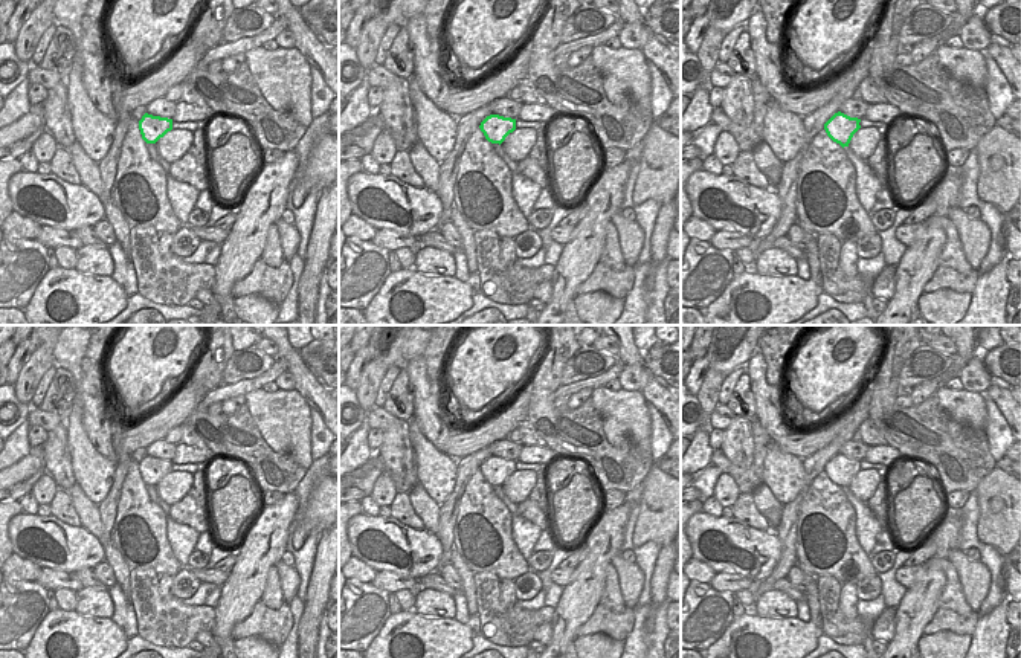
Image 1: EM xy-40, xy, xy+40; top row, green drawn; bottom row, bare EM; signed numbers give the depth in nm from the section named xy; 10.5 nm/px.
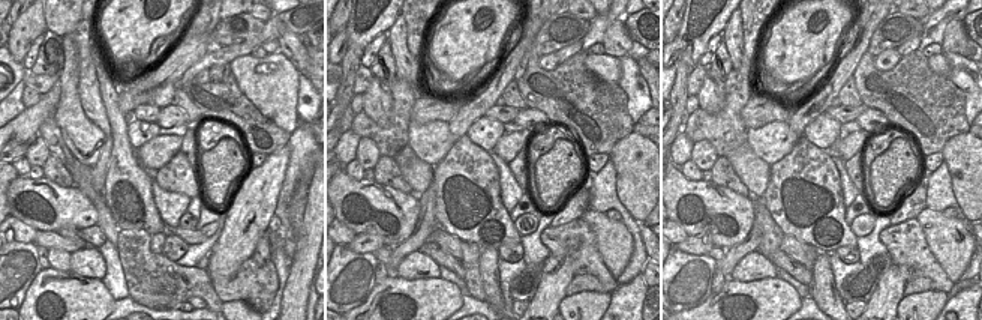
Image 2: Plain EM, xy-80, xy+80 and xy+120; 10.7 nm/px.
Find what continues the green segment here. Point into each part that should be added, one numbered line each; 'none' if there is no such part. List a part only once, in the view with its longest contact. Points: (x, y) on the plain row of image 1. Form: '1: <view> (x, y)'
none

